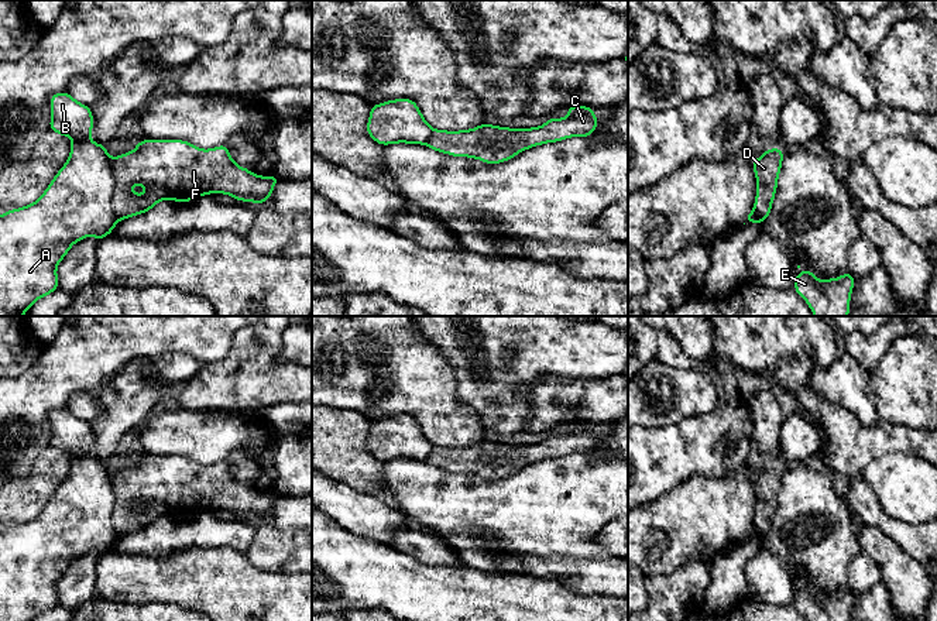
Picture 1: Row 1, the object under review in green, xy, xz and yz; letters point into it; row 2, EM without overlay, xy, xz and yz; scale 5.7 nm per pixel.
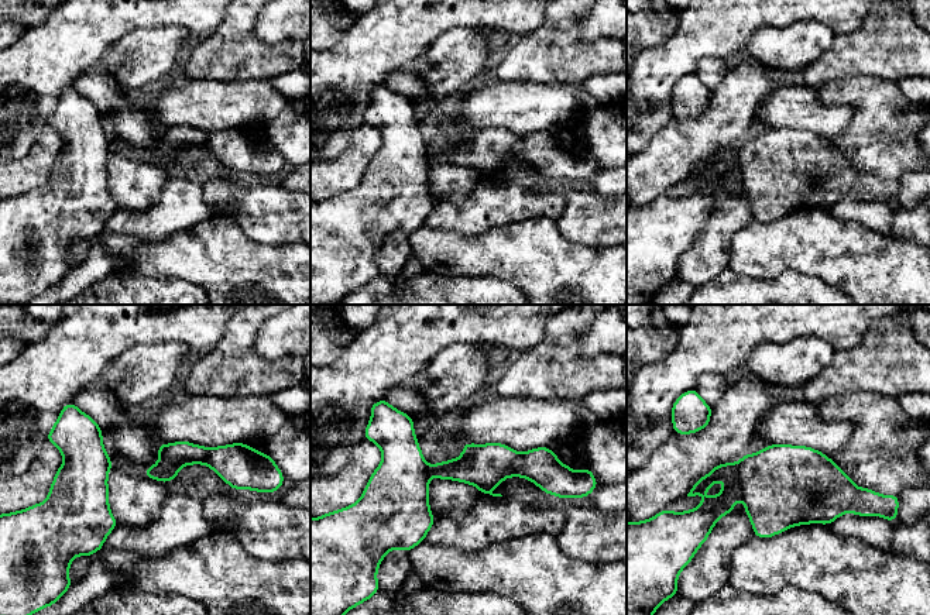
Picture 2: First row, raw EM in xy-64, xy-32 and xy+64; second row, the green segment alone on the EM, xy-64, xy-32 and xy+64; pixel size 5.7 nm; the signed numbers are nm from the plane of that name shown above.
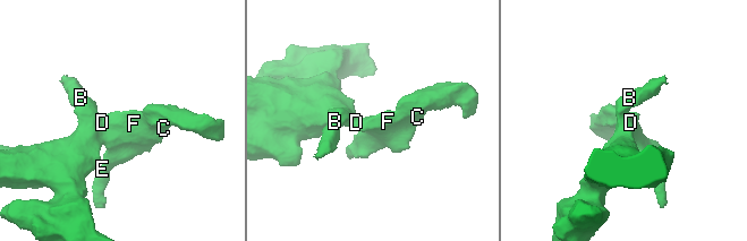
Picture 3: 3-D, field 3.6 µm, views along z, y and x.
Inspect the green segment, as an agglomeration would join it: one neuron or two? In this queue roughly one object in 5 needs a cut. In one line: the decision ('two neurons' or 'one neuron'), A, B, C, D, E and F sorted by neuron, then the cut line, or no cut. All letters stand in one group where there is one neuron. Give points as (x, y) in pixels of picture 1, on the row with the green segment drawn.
two neurons | A B / C D E F | xy (110, 158), (110, 171), (115, 181), (112, 210), (119, 219)

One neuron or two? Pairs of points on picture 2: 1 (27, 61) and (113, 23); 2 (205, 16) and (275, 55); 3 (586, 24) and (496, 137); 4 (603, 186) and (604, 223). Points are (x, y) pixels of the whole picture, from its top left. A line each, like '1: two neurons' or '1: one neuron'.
1: one neuron
2: two neurons
3: two neurons
4: two neurons

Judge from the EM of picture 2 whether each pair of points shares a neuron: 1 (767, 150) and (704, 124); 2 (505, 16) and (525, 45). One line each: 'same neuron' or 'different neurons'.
1: different neurons
2: different neurons

